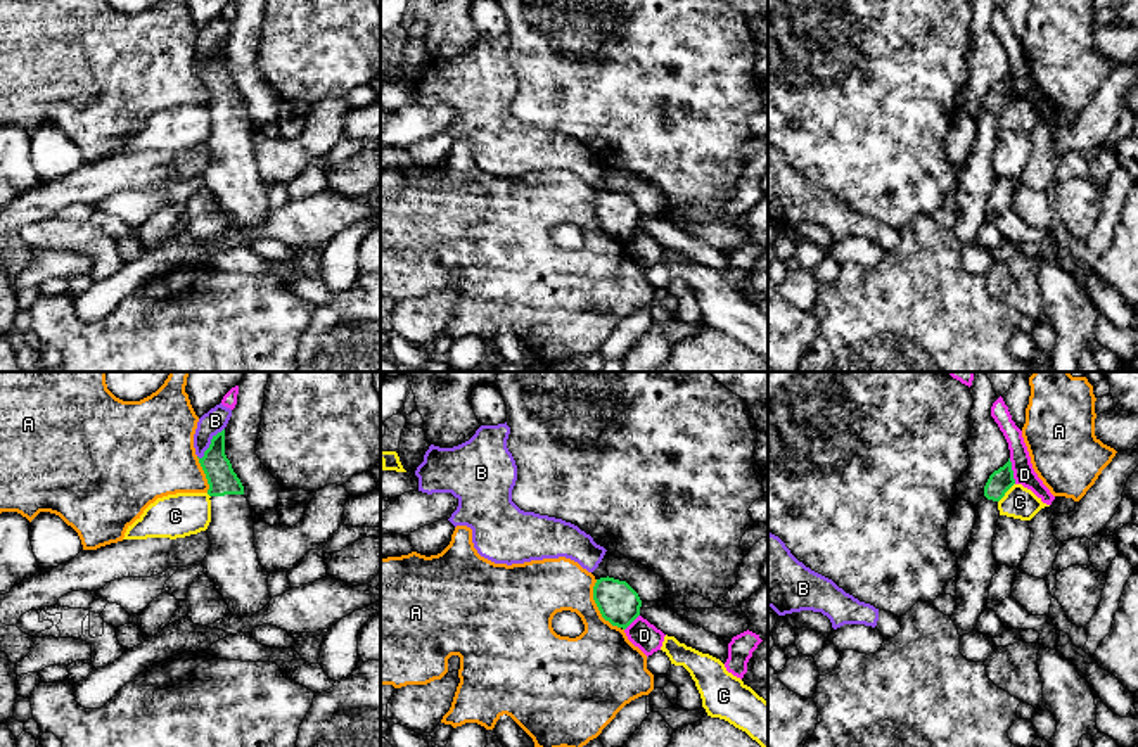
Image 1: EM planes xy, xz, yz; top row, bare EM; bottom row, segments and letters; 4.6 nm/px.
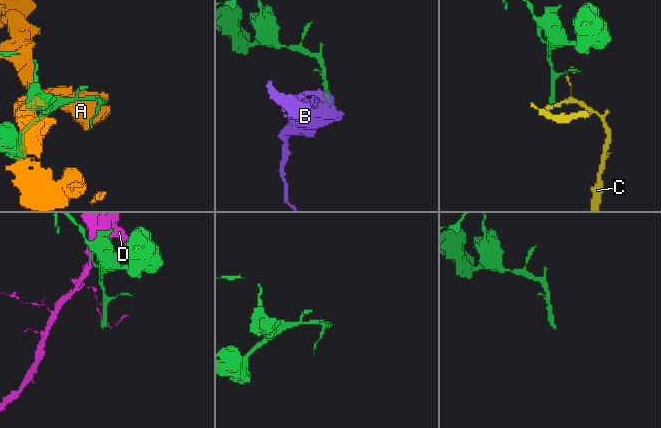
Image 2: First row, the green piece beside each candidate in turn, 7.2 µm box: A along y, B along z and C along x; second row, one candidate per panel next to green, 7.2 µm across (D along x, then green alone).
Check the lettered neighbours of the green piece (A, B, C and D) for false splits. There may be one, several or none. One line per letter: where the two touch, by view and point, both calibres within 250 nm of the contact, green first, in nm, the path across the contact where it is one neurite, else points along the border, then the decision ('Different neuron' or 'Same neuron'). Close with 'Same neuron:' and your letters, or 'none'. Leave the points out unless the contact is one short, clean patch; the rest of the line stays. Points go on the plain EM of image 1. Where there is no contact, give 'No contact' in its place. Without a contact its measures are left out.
A: Touches green at xz (597, 218). Thickness 190 nm (green) against 300 nm. Different neuron
B: Touches green at xy (211, 56). Thickness 140 nm (green) against 110 nm. Boundary: xy (223, 40), (199, 71). Different neuron
C: Touches green at yz (1005, 104). Thickness 110 nm (green) against 150 nm. Boundary: yz (1014, 95), (998, 114). Different neuron
D: Touches green at yz (1012, 83). Thickness 110 nm (green) against 100 nm. Different neuron
Same neuron: none

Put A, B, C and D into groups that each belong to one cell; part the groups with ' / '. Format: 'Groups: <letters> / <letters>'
Groups: A / B / C / D

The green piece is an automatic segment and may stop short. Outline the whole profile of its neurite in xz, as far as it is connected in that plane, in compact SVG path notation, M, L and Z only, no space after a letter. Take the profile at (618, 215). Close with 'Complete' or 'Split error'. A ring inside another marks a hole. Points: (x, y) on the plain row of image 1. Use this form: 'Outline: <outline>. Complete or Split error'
Outline: M600 190L593 199L593 213L605 233L626 242L638 228L642 213L626 195L614 190Z. Complete

